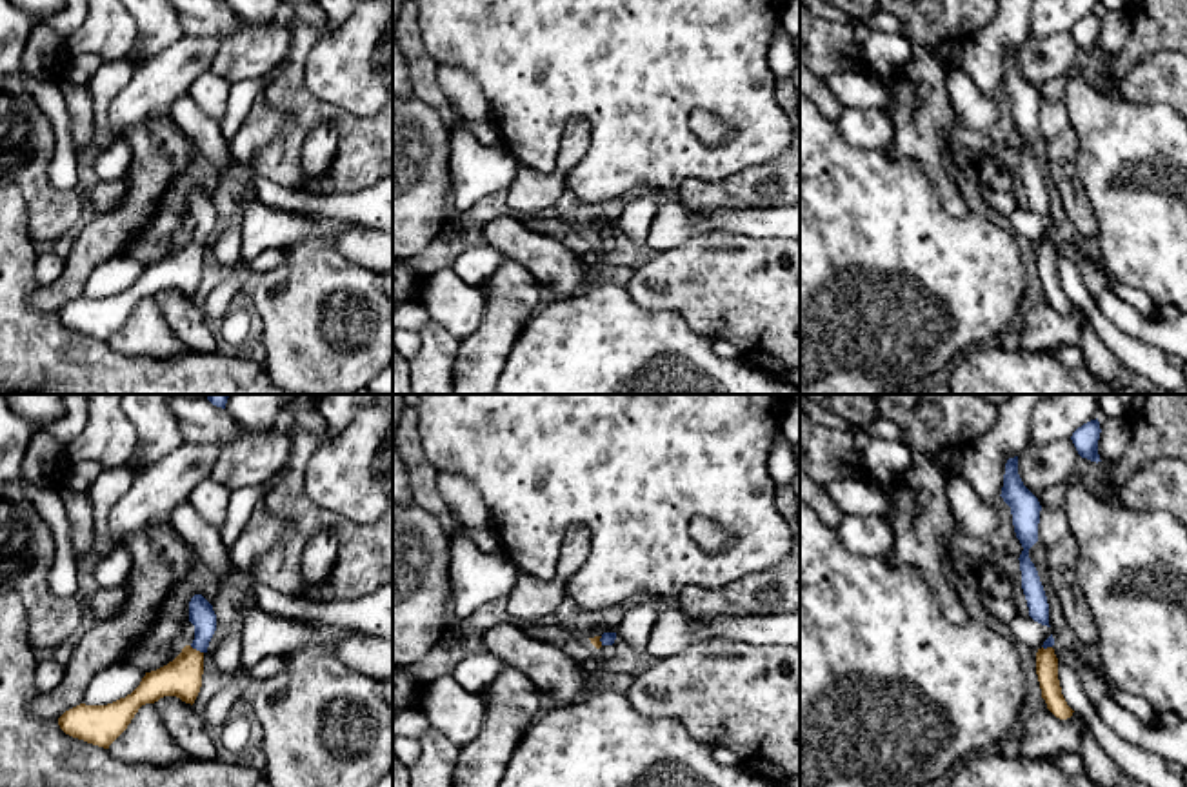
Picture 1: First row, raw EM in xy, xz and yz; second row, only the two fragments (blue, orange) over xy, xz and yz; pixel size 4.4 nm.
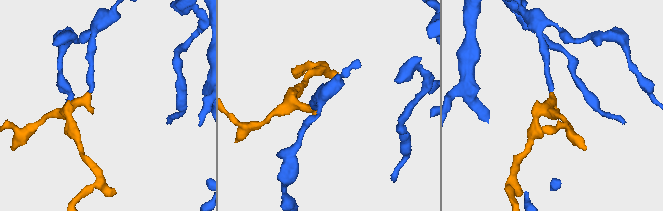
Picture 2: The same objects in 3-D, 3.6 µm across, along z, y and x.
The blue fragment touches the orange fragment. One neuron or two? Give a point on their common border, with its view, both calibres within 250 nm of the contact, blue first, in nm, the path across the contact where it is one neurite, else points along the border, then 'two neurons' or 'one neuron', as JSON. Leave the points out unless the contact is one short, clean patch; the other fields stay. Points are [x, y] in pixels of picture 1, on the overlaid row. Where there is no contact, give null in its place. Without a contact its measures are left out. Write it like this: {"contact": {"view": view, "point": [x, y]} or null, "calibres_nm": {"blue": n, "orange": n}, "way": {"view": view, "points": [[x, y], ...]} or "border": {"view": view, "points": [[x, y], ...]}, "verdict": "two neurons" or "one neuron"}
{"contact": {"view": "xy", "point": [197, 649]}, "calibres_nm": {"blue": 110, "orange": 170}, "way": {"view": "xy", "points": [[202, 617], [202, 640], [197, 649], [182, 677]]}, "verdict": "one neuron"}

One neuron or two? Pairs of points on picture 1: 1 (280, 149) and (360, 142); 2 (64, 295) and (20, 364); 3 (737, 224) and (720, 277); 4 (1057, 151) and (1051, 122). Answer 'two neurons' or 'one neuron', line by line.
1: one neuron
2: two neurons
3: two neurons
4: two neurons

